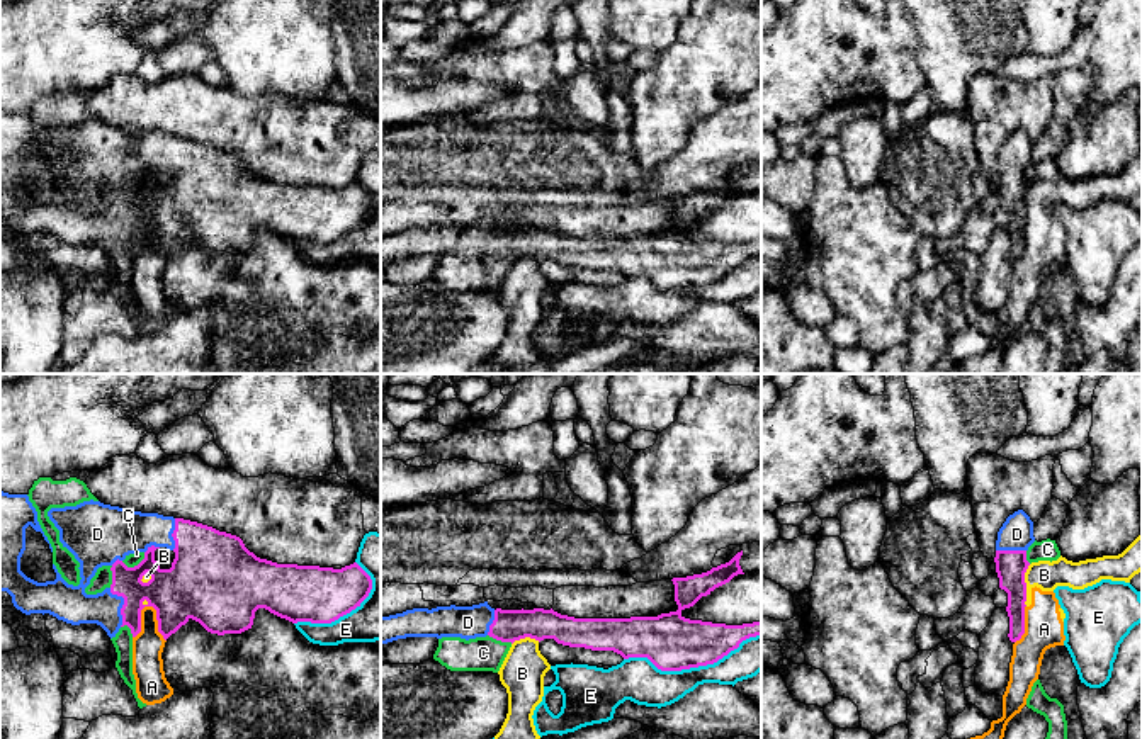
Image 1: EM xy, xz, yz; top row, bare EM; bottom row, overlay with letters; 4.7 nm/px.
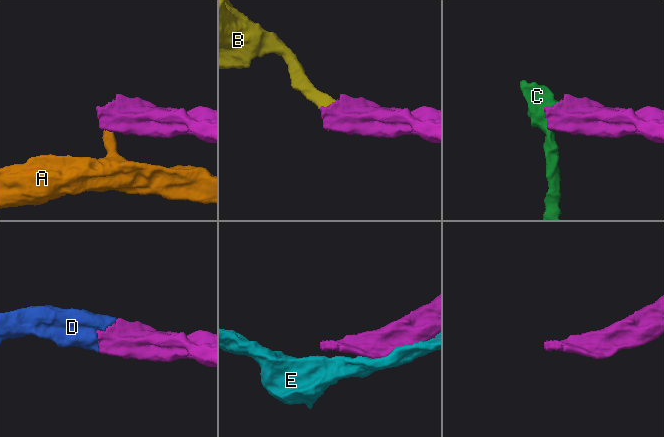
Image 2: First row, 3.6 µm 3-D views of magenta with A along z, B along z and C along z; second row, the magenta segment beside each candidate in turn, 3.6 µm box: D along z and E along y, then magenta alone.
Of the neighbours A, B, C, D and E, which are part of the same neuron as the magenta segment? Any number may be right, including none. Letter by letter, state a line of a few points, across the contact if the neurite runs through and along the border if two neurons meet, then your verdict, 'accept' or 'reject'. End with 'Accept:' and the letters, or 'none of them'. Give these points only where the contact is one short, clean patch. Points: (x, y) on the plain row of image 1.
A: xy (145, 225), (155, 230), (157, 250), (165, 260) | reject
B: yz (1030, 184), (1025, 192), (1025, 225) | reject
C: xy (145, 172), (133, 186), (126, 186), (121, 180) | reject
D: accept
E: reject
Accept: D

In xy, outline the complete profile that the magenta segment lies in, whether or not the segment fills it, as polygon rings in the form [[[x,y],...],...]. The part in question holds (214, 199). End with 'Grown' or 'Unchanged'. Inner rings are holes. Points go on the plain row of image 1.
[[[0,110],[0,211],[7,211],[14,226],[25,234],[49,233],[71,245],[97,243],[110,258],[124,245],[136,257],[141,251],[144,226],[156,229],[158,251],[165,260],[190,238],[211,253],[241,253],[252,248],[258,228],[292,243],[331,243],[360,226],[372,209],[370,195],[357,182],[342,189],[277,183],[257,177],[236,155],[184,138],[131,131],[93,119],[76,126],[51,127],[48,136],[59,149],[63,166],[80,182],[80,204],[68,204],[54,183],[54,200],[37,202],[20,190],[25,148],[31,144],[48,163],[49,160],[29,116]],[[160,166],[175,172],[170,189],[161,189],[155,180],[155,170]],[[134,172],[143,172],[144,178],[127,187],[122,180]],[[102,185],[110,187],[112,204],[102,212],[87,214],[85,207]]]. Grown

